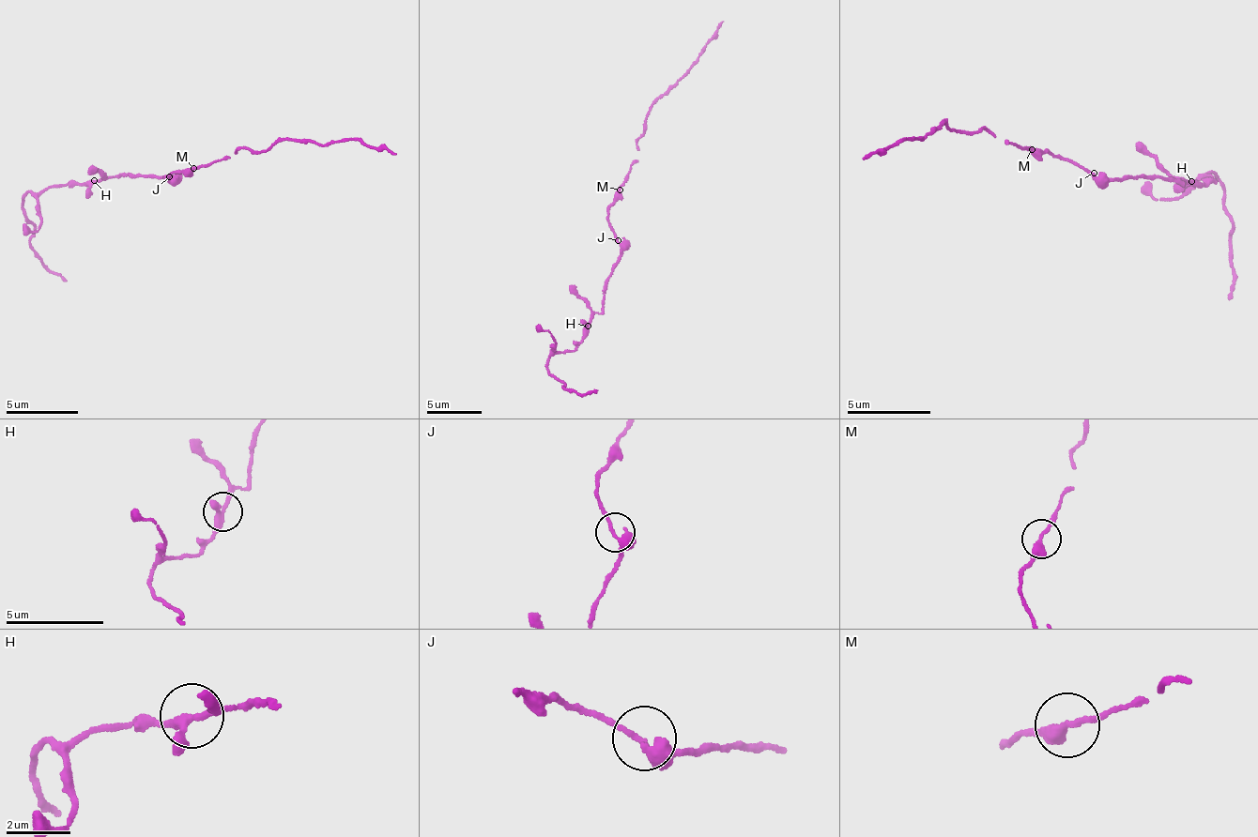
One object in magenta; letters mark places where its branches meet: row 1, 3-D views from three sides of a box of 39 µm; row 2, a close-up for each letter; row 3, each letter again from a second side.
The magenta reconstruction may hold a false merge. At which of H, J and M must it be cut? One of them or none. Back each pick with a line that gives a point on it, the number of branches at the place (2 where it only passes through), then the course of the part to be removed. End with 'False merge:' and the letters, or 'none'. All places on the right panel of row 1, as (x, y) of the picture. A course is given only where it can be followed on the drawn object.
False merge: none

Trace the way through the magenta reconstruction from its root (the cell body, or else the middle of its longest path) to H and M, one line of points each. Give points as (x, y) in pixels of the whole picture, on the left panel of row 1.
H: (167, 180), (163, 175), (134, 178), (131, 174), (127, 176), (126, 174), (95, 179)
M: (167, 180), (163, 176), (165, 179), (193, 168)

